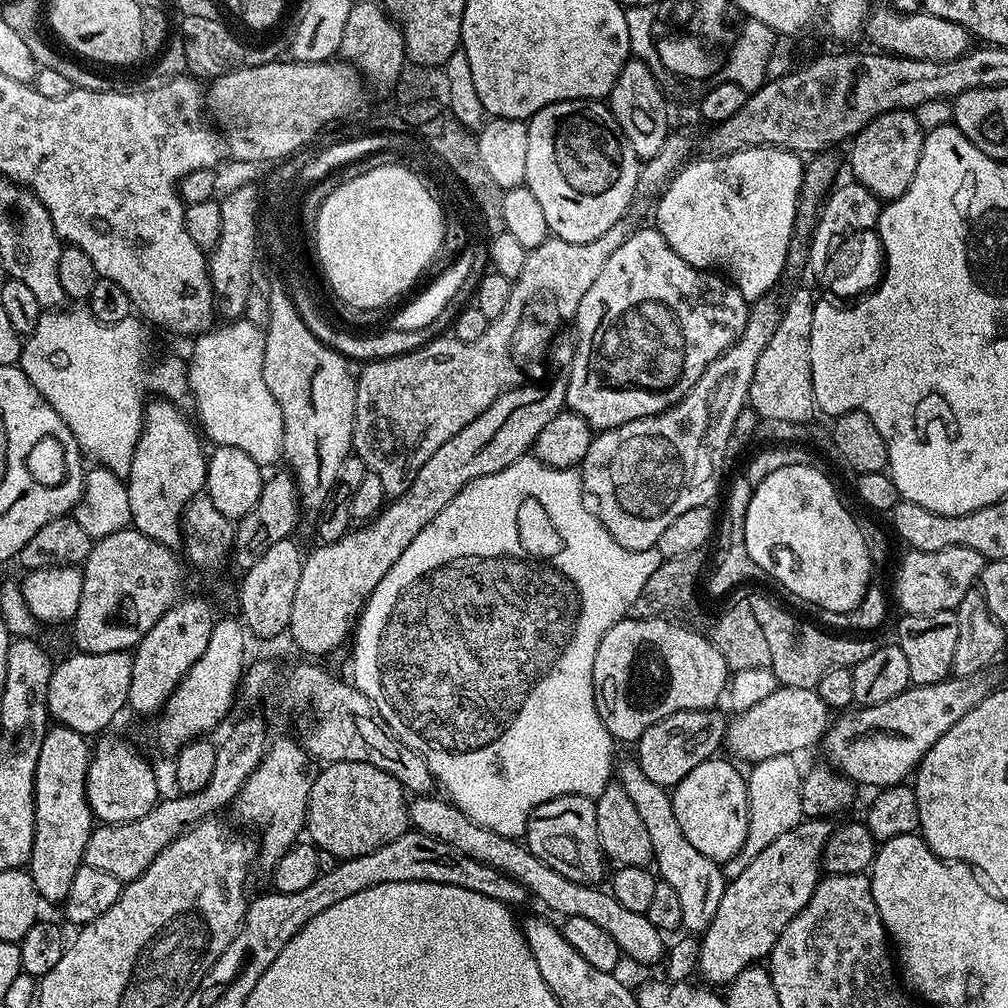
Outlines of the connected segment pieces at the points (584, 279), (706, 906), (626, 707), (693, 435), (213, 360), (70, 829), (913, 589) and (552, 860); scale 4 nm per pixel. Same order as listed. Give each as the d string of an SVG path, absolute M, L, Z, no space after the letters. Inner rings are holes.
M625 218L614 222L614 226L610 226L606 234L594 238L594 242L566 242L550 236L539 246L529 249L522 274L512 285L505 310L502 310L498 318L489 321L481 338L475 342L464 343L456 337L443 336L413 352L369 361L361 367L363 369L356 376L352 449L356 456L362 458L369 472L378 474L387 499L396 499L404 494L410 488L414 474L422 468L431 454L442 446L442 443L448 442L454 434L462 430L463 426L469 425L478 414L482 414L482 411L486 410L486 407L490 406L501 393L521 385L522 372L512 354L510 332L514 330L522 304L530 298L530 292L552 290L552 301L556 303L557 309L563 315L565 312L568 318L575 317L578 302L582 302L582 294L586 294L594 278L602 274L602 266L606 266L610 254L614 254L614 250L618 250L618 246L622 246L622 242L626 242L626 238L632 235L634 224L631 224L630 220Z
M635 762L619 765L618 783L630 794L630 802L638 809L642 823L650 834L652 859L659 879L665 880L678 894L678 902L682 906L682 925L689 933L702 934L710 926L714 913L718 911L718 902L722 902L722 894L726 879L721 865L717 861L706 858L682 834L682 826L678 826L678 818L674 818L674 806L669 789L658 786L658 782L650 782L646 774L642 774L640 765Z
M625 618L617 622L610 631L604 635L602 642L598 646L598 654L594 654L594 694L596 695L596 709L598 718L606 726L606 730L612 735L613 741L629 740L635 742L640 739L641 734L654 722L666 718L675 712L685 712L686 710L698 710L699 708L716 708L721 703L726 689L730 683L730 669L728 663L722 658L715 644L707 635L695 632L692 628L683 628L680 624L671 624L671 619L661 618L659 620L637 620L635 618Z
M771 295L764 296L749 307L743 334L705 370L702 378L698 378L695 386L674 407L593 435L590 450L586 450L586 458L578 465L584 505L606 526L618 546L626 546L628 551L654 548L674 518L694 506L713 503L720 488L720 471L726 468L723 451L735 418L746 405L758 354L766 350L766 342L770 342L770 334L774 334L780 321L779 305L772 299Z
M243 318L225 323L225 328L213 327L195 337L192 357L187 357L188 391L191 399L196 399L196 412L200 415L199 427L209 436L216 446L234 446L250 454L254 462L268 466L282 456L282 410L274 402L274 394L266 387L266 378L262 378L264 361L264 329L254 326L254 322Z
M56 724L49 727L42 738L42 750L38 750L36 777L32 783L32 795L36 797L36 829L32 843L32 856L28 860L26 870L34 878L34 886L38 890L41 901L59 905L70 890L70 882L74 882L74 874L84 863L84 851L87 839L94 827L92 807L88 804L86 790L86 774L90 759L90 744L82 734L70 730L66 726Z
M946 546L946 550L908 550L896 568L896 604L906 616L929 616L955 612L962 598L977 587L985 566L978 550Z
M559 796L550 802L542 802L542 806L530 814L526 847L543 864L558 870L558 874L579 884L596 886L601 883L606 865L604 851L598 842L597 826L595 799L587 796Z

